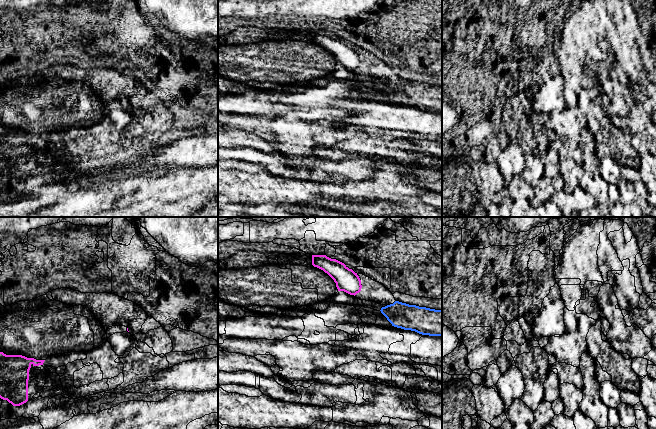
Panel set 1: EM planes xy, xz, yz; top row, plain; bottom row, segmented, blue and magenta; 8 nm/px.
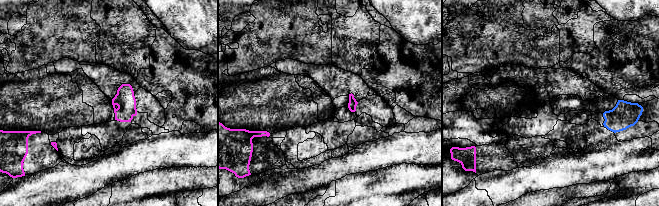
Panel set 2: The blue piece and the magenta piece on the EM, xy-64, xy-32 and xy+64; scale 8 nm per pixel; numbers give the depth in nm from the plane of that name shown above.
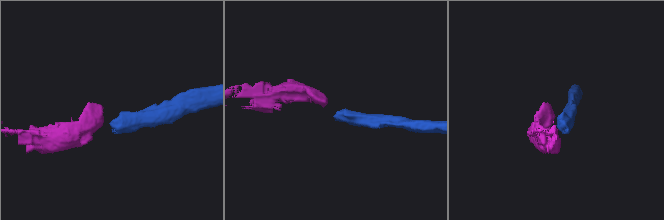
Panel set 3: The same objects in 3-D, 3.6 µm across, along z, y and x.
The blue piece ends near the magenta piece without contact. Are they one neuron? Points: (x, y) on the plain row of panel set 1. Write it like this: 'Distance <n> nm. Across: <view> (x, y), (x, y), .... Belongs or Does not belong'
Distance 220 nm. Across: xz (381, 84), (360, 66). Belongs

